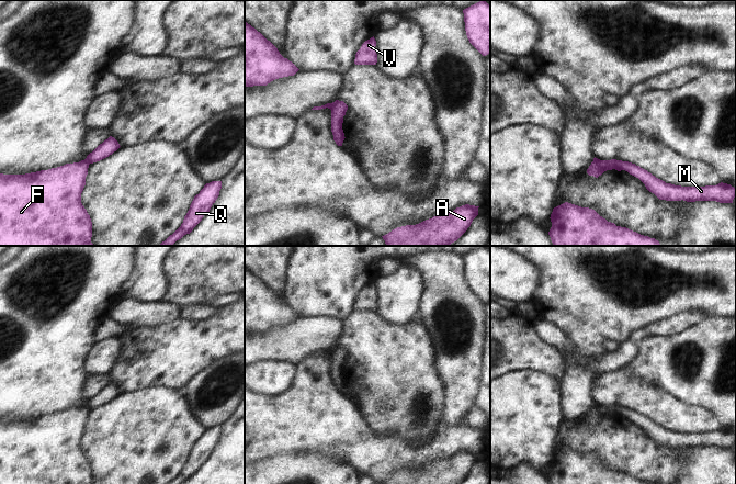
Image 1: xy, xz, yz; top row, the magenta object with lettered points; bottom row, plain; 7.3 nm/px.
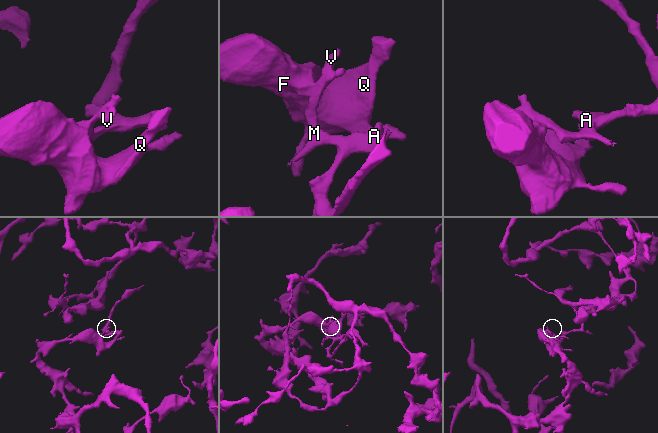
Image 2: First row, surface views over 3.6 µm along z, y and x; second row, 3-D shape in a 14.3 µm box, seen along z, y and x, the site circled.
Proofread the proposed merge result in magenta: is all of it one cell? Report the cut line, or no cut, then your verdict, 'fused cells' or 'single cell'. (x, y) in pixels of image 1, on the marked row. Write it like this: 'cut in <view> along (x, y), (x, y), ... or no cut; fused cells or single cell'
cut in yz along (593, 159), (603, 161), (612, 168); fused cells

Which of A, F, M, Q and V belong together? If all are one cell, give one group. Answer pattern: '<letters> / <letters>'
A M V / F Q

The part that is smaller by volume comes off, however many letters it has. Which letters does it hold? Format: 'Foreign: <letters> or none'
Foreign: A, M, V

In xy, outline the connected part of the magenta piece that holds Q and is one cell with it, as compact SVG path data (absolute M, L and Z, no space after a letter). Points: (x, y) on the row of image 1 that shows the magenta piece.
M222 181L206 183L200 193L194 196L181 226L159 246L173 246L177 240L190 234L203 216L210 212L219 195L220 189Z

